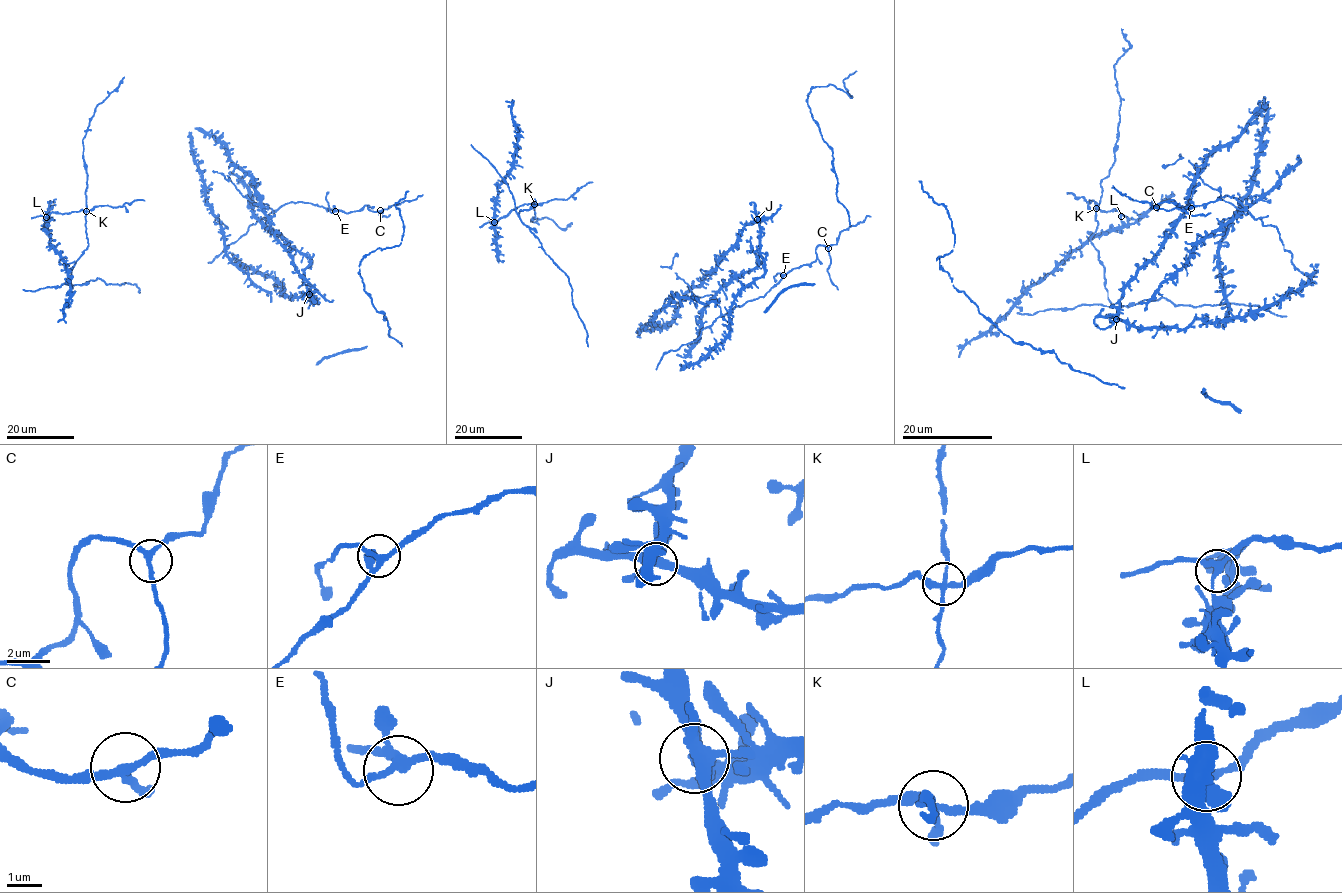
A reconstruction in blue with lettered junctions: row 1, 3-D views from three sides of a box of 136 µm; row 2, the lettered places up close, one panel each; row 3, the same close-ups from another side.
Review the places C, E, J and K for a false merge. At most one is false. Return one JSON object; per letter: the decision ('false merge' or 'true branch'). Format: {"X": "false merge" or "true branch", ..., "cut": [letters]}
{"C": "true branch", "E": "true branch", "J": "true branch", "K": "false merge", "cut": ["K"]}

